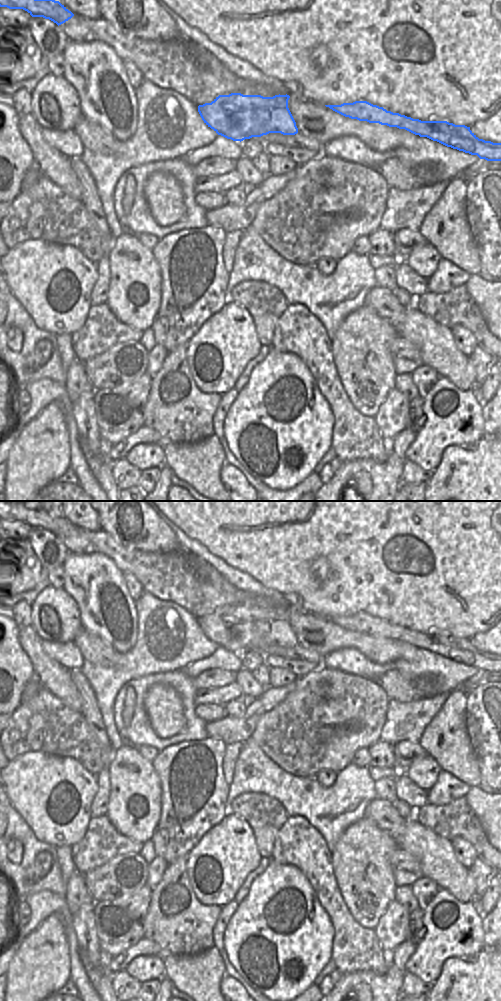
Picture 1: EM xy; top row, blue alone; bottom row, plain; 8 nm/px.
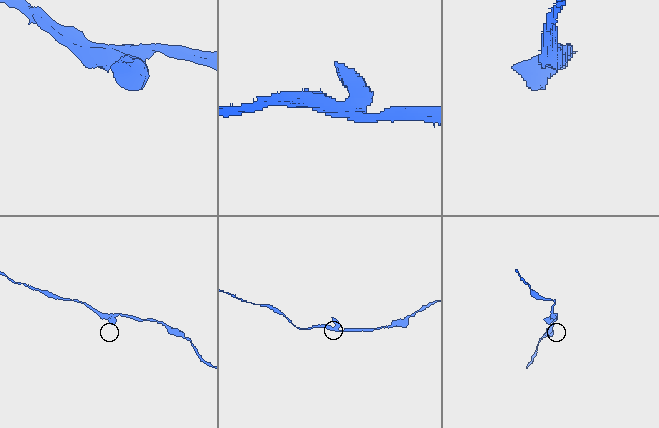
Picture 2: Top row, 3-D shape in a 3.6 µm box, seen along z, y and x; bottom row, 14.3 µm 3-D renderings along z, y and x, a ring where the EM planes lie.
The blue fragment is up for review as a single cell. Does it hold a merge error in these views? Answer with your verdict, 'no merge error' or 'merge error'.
no merge error

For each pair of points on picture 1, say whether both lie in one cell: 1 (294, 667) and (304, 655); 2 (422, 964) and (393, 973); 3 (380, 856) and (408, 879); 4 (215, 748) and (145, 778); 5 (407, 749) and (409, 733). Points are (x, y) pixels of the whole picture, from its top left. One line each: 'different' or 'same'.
1: different
2: different
3: different
4: different
5: different

